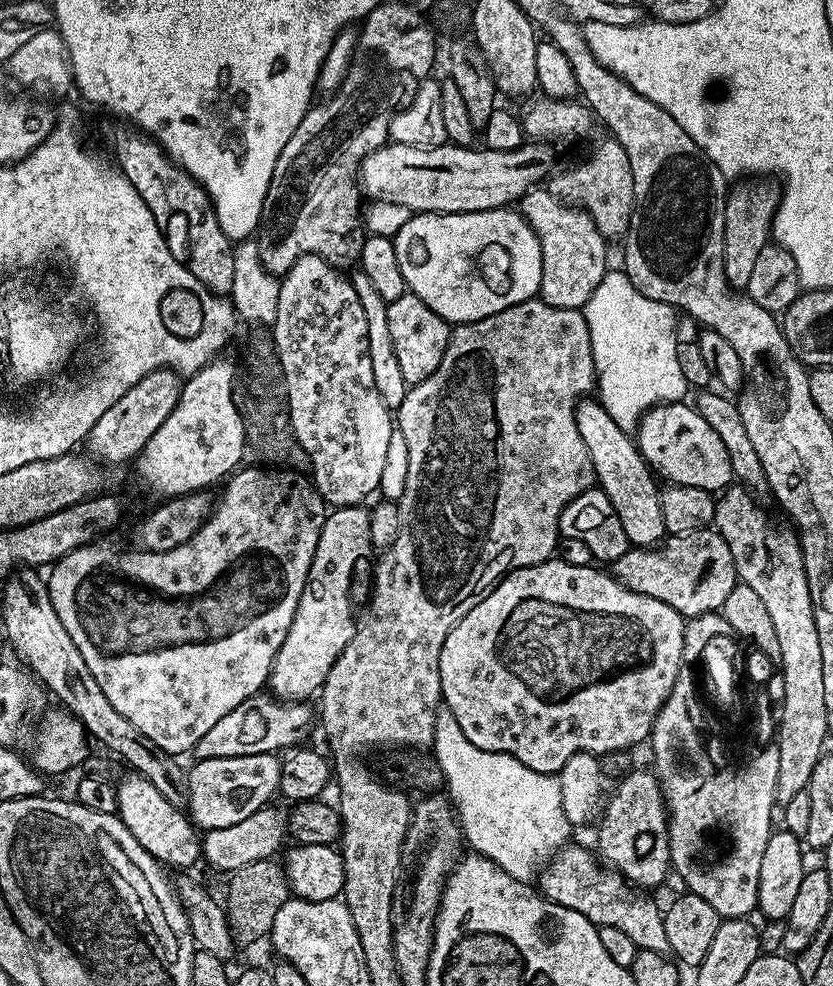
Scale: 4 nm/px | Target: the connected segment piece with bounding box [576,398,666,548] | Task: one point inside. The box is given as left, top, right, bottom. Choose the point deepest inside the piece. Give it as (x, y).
(622, 473)

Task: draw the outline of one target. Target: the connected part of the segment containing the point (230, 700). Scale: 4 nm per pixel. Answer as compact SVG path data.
M247 466L228 484L224 497L219 497L211 516L204 525L194 533L182 546L165 552L119 552L116 548L107 548L101 542L82 545L66 554L51 565L47 573L50 602L54 602L54 610L58 610L58 618L62 618L62 626L66 626L66 634L74 638L74 646L82 653L90 674L94 674L94 682L102 686L102 694L126 722L138 726L154 746L162 746L162 750L173 754L191 753L192 747L207 734L225 714L230 714L234 706L246 702L246 698L257 695L267 685L268 675L272 672L272 663L286 642L286 634L290 630L290 622L294 622L294 610L298 606L298 598L308 580L310 562L314 558L314 550L318 546L318 538L322 534L326 505L318 494L315 484L300 470L273 470L268 466Z

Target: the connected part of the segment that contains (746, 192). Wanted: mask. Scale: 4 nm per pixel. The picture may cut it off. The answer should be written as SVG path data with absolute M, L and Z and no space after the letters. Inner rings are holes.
M758 182L749 189L733 189L728 196L724 208L726 222L724 223L724 272L729 285L736 290L747 289L750 274L754 274L754 262L768 246L772 235L772 222L779 208L781 189L772 182Z

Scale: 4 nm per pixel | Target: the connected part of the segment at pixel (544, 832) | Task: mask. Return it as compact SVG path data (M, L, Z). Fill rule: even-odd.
M445 708L437 712L431 747L433 759L443 772L446 794L457 809L457 820L465 843L470 848L472 846L473 851L495 862L516 880L526 882L533 879L539 868L567 845L567 838L574 828L562 808L562 790L557 775L531 770L504 752L484 751L475 747L466 738L454 714Z

